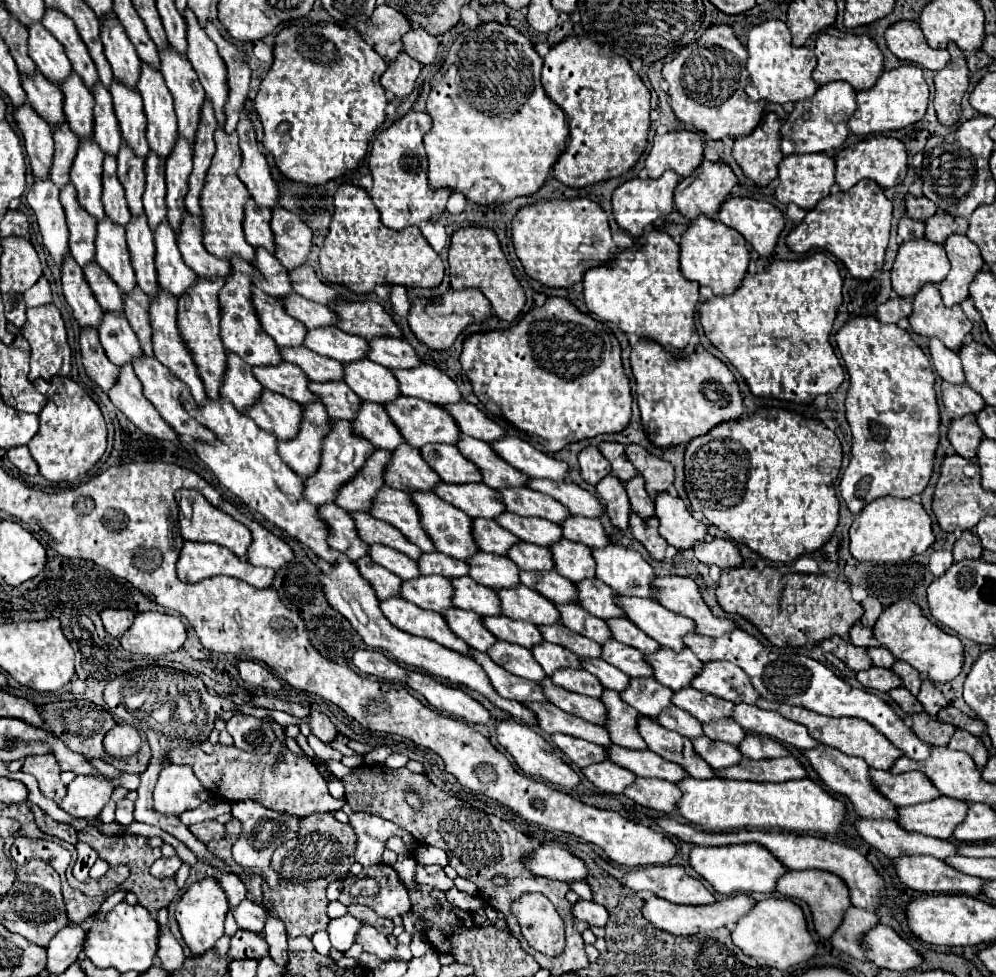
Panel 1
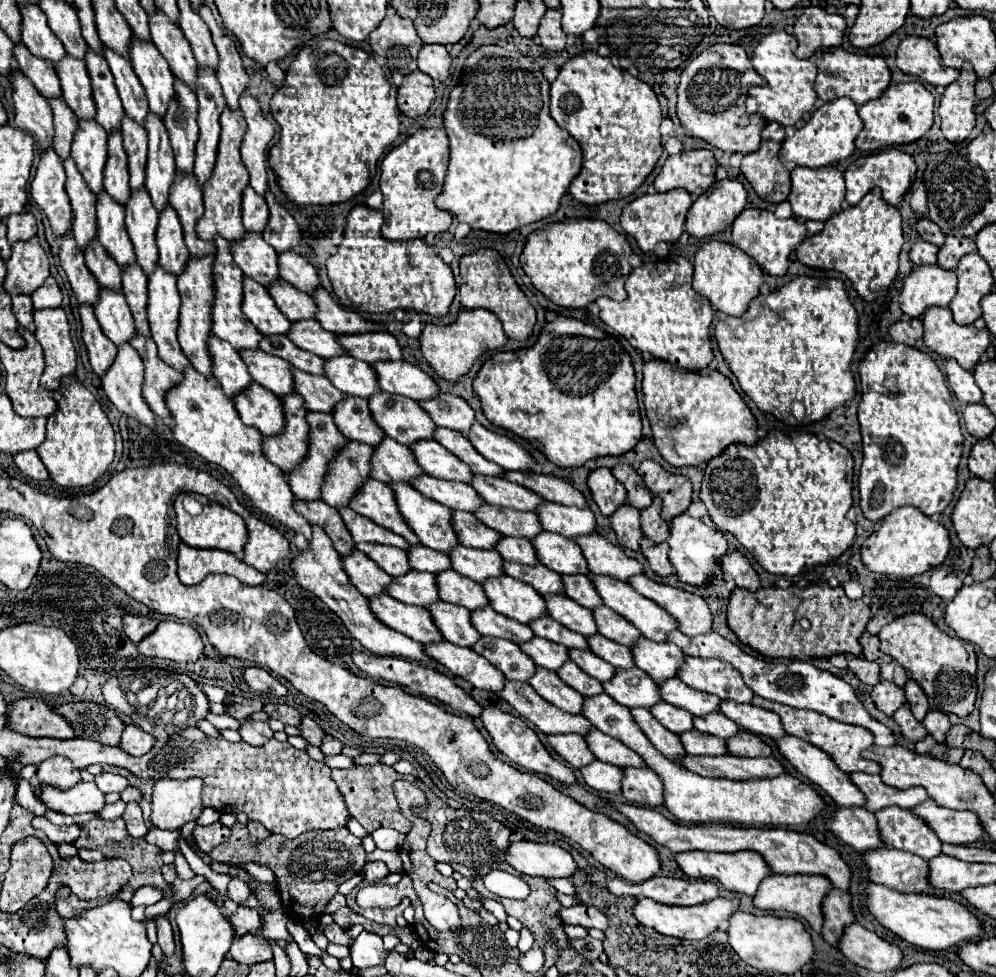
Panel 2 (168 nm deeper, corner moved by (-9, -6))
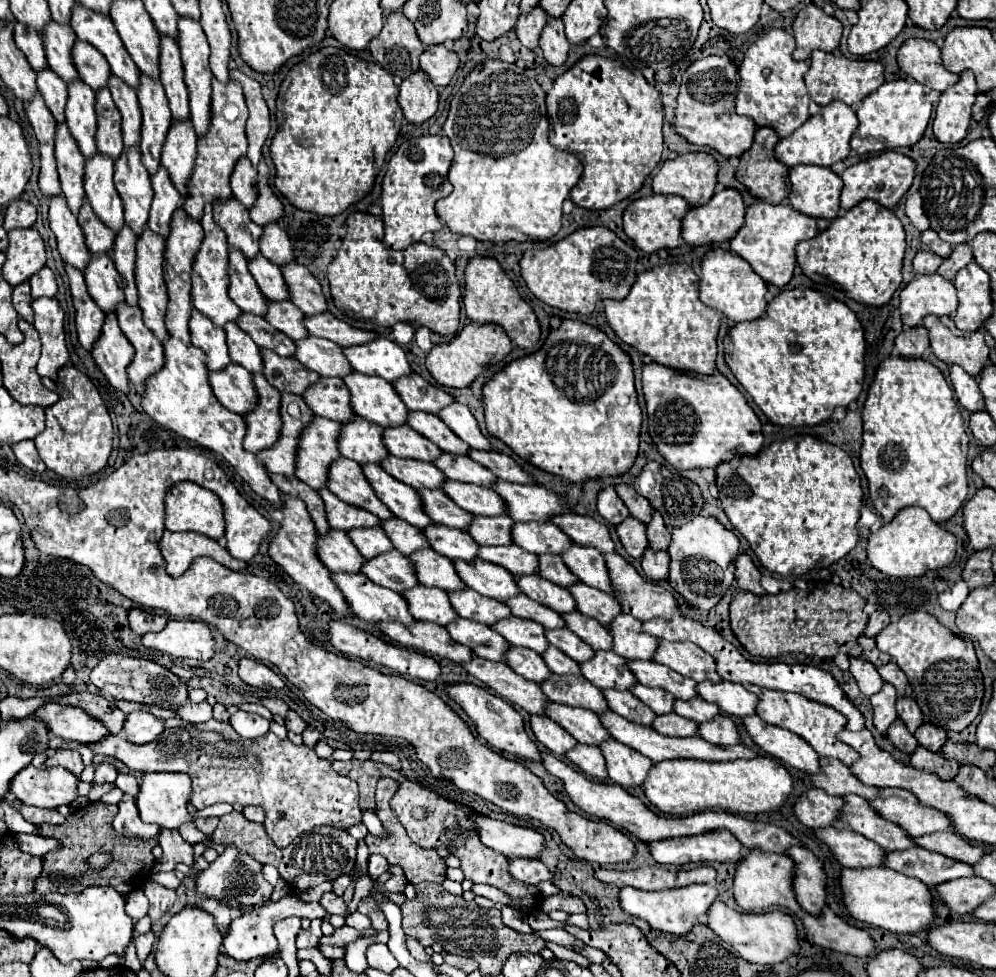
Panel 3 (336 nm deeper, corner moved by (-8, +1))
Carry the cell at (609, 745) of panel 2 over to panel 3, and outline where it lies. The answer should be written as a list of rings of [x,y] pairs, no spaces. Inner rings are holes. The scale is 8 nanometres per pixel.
[[[554,703],[546,709],[546,715],[552,717],[556,723],[560,723],[570,735],[584,745],[602,745],[602,741],[610,741],[610,733],[606,733],[606,727],[602,721],[598,721],[598,715],[594,711],[568,707]]]

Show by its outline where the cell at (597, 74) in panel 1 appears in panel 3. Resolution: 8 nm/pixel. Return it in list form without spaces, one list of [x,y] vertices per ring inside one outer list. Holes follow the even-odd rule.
[[[584,55],[568,71],[554,79],[554,87],[546,95],[550,119],[550,143],[556,149],[576,153],[584,165],[584,173],[574,185],[570,197],[578,207],[608,209],[614,203],[636,193],[644,179],[660,163],[662,155],[662,101],[654,85],[650,85],[638,69],[624,67],[622,61],[602,55]]]

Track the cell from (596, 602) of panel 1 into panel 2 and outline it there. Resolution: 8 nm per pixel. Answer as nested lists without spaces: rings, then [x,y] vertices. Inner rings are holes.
[[[563,574],[563,592],[565,596],[569,596],[571,600],[575,600],[577,604],[593,610],[597,606],[601,606],[603,602],[599,600],[599,594],[595,592],[595,586],[591,584],[591,580],[583,574]]]

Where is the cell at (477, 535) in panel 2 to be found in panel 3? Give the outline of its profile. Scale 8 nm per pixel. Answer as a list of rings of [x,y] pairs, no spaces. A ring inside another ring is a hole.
[[[420,489],[418,493],[420,493],[424,509],[432,521],[446,525],[446,527],[468,531],[470,521],[474,521],[474,515],[466,513],[462,507],[458,507],[454,501],[450,501],[450,497],[446,497],[446,493],[442,493],[440,489],[434,489],[434,491]]]

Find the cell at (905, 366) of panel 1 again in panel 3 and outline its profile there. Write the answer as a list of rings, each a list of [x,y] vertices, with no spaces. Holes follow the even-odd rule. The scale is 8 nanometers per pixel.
[[[886,357],[874,375],[868,391],[868,399],[862,409],[864,435],[860,465],[868,479],[870,501],[888,523],[902,507],[918,505],[930,513],[936,523],[950,519],[958,507],[964,503],[968,493],[966,479],[966,455],[968,455],[968,435],[960,409],[954,401],[954,393],[948,387],[940,369],[918,357]]]

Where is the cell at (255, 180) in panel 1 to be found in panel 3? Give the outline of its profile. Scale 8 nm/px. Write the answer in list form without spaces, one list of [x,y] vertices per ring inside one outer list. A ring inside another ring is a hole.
[[[232,69],[230,77],[238,81],[244,89],[246,105],[248,105],[248,121],[246,121],[246,137],[248,137],[248,159],[252,161],[254,167],[258,167],[258,161],[262,157],[262,147],[268,139],[270,133],[270,111],[268,105],[262,97],[260,83],[256,79],[246,77],[242,71]]]

